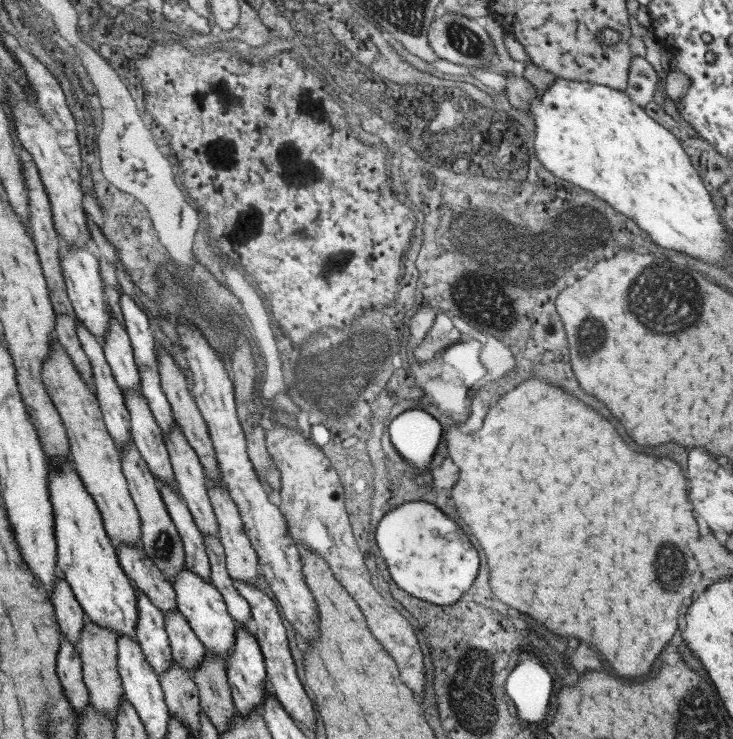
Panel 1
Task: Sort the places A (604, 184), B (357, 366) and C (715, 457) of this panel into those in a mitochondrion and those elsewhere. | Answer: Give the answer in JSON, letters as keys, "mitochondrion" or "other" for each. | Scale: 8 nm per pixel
{"A":"other","B":"mitochondrion","C":"other"}

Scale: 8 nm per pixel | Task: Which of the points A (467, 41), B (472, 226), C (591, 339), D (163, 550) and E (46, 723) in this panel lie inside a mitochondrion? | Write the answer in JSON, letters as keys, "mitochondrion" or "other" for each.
{"A":"mitochondrion","B":"mitochondrion","C":"mitochondrion","D":"mitochondrion","E":"mitochondrion"}

